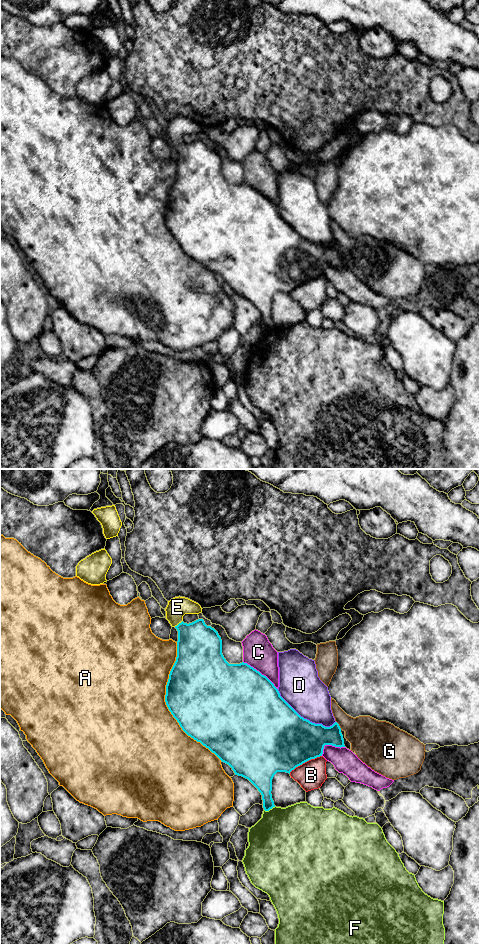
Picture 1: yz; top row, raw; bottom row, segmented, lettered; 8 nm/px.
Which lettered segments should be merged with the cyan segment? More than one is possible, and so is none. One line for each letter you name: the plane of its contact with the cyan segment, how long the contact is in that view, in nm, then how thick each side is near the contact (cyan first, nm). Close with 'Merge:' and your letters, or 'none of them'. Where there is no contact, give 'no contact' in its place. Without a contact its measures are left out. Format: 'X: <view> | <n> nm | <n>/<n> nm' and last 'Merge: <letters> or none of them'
E: yz | 90 nm | 360/160 nm
Merge: E

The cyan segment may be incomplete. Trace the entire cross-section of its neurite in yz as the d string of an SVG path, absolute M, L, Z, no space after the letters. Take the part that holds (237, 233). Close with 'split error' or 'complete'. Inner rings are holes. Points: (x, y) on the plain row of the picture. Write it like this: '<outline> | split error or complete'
M175 117L168 121L168 125L165 129L166 139L169 141L172 147L175 147L178 151L178 161L177 161L177 177L176 181L170 191L169 199L166 205L166 215L165 222L166 225L177 240L182 250L191 258L200 262L203 266L208 268L212 273L214 273L222 282L228 284L235 295L242 296L248 299L261 313L263 320L263 328L265 331L269 331L274 325L272 319L272 299L277 292L289 293L296 287L302 285L303 283L322 276L323 269L325 265L332 265L335 267L345 267L343 255L341 253L341 248L337 242L335 242L330 247L325 247L322 244L315 244L307 239L301 237L281 216L278 209L274 204L259 191L248 185L247 183L240 184L229 184L222 174L222 160L218 152L211 146L207 146L203 139L198 139L192 143L184 143L183 136L185 134L199 134L202 132L201 126L185 117Z | split error

